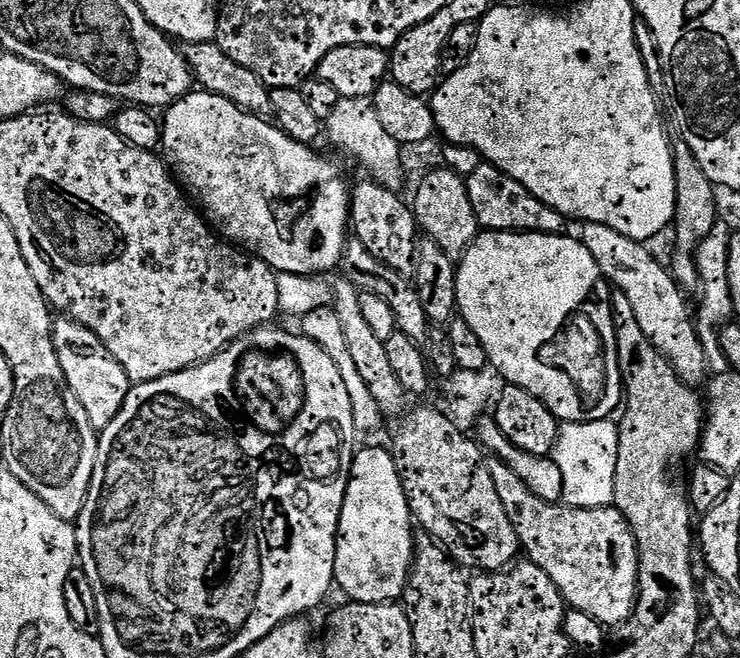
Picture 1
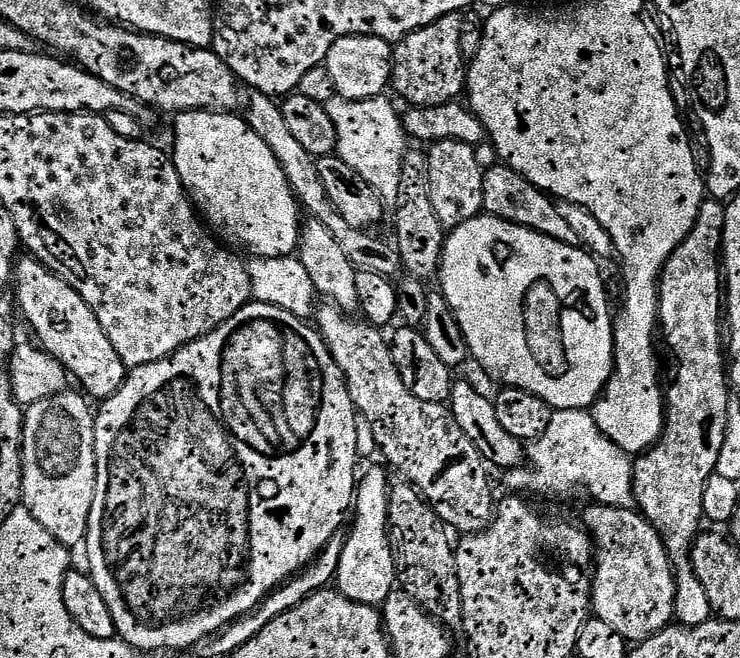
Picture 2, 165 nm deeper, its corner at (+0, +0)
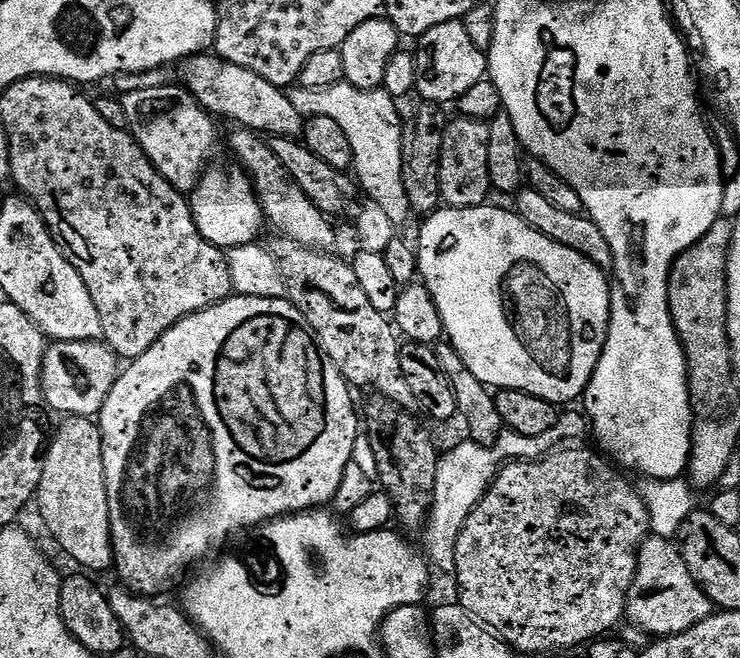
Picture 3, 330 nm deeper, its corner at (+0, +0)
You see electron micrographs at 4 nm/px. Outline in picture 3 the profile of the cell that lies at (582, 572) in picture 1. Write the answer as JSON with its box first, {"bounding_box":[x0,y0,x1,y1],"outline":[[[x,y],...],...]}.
{"bounding_box":[626,538,713,638],"outline":[[[648,538],[639,545],[634,560],[634,579],[626,588],[626,620],[649,632],[652,638],[667,638],[690,630],[713,612],[712,601],[696,585],[675,543]]]}

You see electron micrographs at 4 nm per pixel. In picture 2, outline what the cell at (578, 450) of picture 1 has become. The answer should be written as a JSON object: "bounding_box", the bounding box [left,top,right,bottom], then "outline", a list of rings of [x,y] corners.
{"bounding_box":[503,409,637,509],"outline":[[[585,409],[553,411],[549,429],[542,434],[542,438],[533,441],[527,449],[526,458],[527,465],[503,473],[507,491],[514,494],[536,491],[546,496],[568,496],[584,490],[595,503],[620,509],[637,507],[631,455],[606,438],[591,413]]]}

